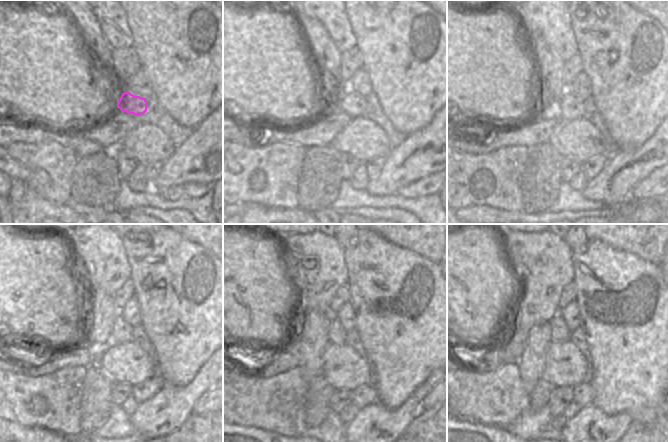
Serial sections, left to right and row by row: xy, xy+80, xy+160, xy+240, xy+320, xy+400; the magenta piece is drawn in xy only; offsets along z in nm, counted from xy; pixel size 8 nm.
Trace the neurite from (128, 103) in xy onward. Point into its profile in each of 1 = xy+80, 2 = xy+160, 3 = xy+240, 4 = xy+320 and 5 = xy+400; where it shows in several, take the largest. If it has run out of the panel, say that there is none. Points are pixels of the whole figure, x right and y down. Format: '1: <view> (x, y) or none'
1: xy+80 (351, 103)
2: xy+160 (570, 107)
3: xy+240 (121, 333)
4: xy+320 (337, 334)
5: xy+400 (560, 332)

